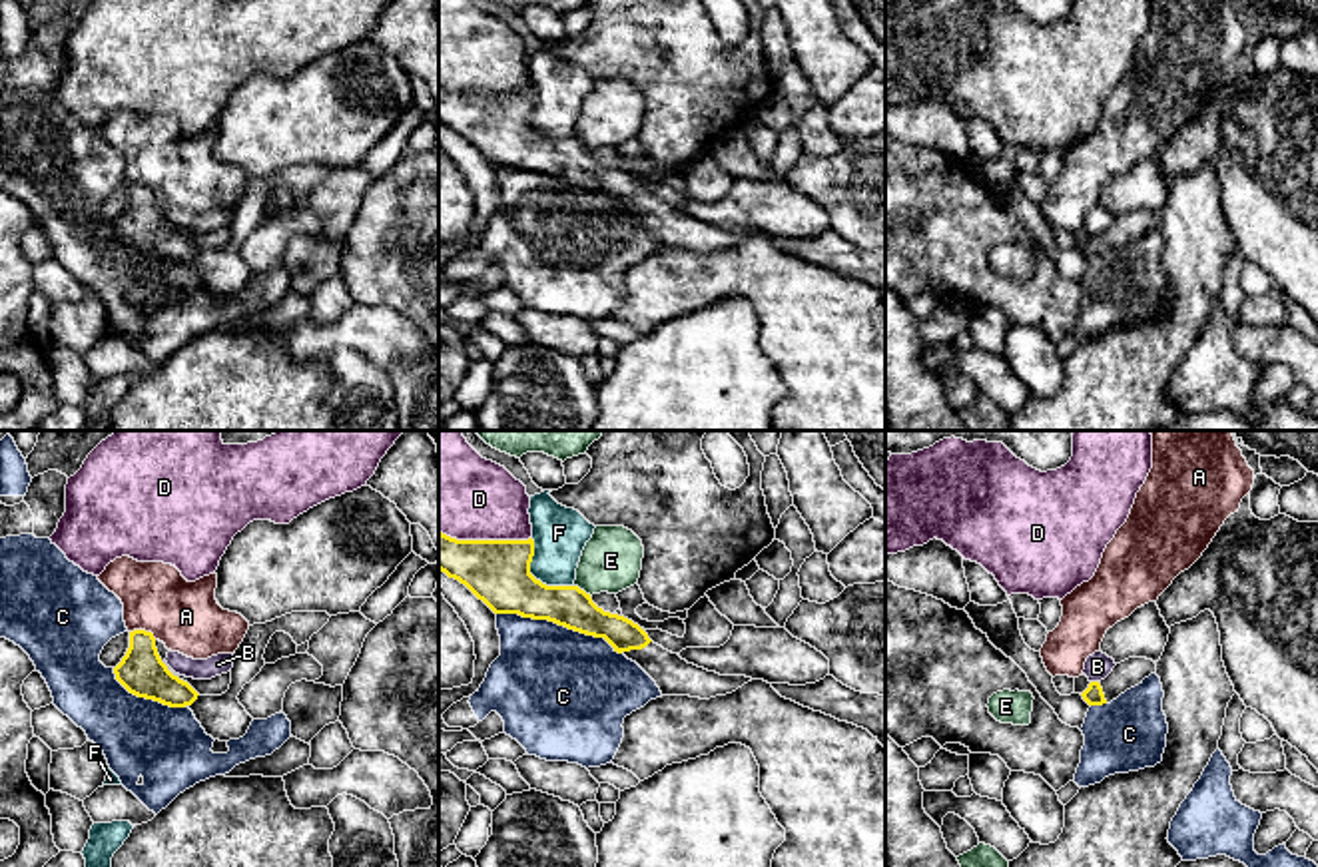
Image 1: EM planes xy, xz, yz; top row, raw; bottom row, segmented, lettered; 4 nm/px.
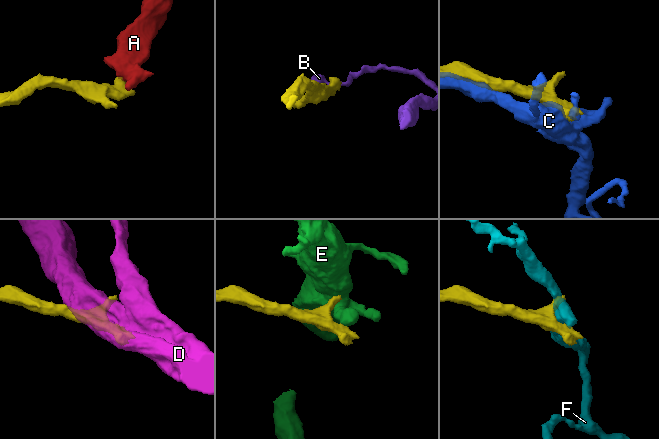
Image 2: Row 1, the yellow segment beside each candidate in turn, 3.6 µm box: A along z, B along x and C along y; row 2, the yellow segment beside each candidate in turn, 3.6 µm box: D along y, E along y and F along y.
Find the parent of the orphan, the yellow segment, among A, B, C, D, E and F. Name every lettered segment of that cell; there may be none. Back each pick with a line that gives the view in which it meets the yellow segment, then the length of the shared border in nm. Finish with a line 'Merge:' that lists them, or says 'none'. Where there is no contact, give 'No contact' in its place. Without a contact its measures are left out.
Merge: none

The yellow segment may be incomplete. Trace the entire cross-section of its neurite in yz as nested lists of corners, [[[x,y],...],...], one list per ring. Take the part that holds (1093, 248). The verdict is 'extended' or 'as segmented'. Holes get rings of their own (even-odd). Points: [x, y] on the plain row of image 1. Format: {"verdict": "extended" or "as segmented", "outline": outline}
{"verdict": "extended", "outline": [[[1129,211],[1117,217],[1105,233],[1091,235],[1081,249],[1089,259],[1111,257],[1127,243],[1143,237],[1143,233],[1154,225],[1156,225],[1156,217],[1153,213]]]}

